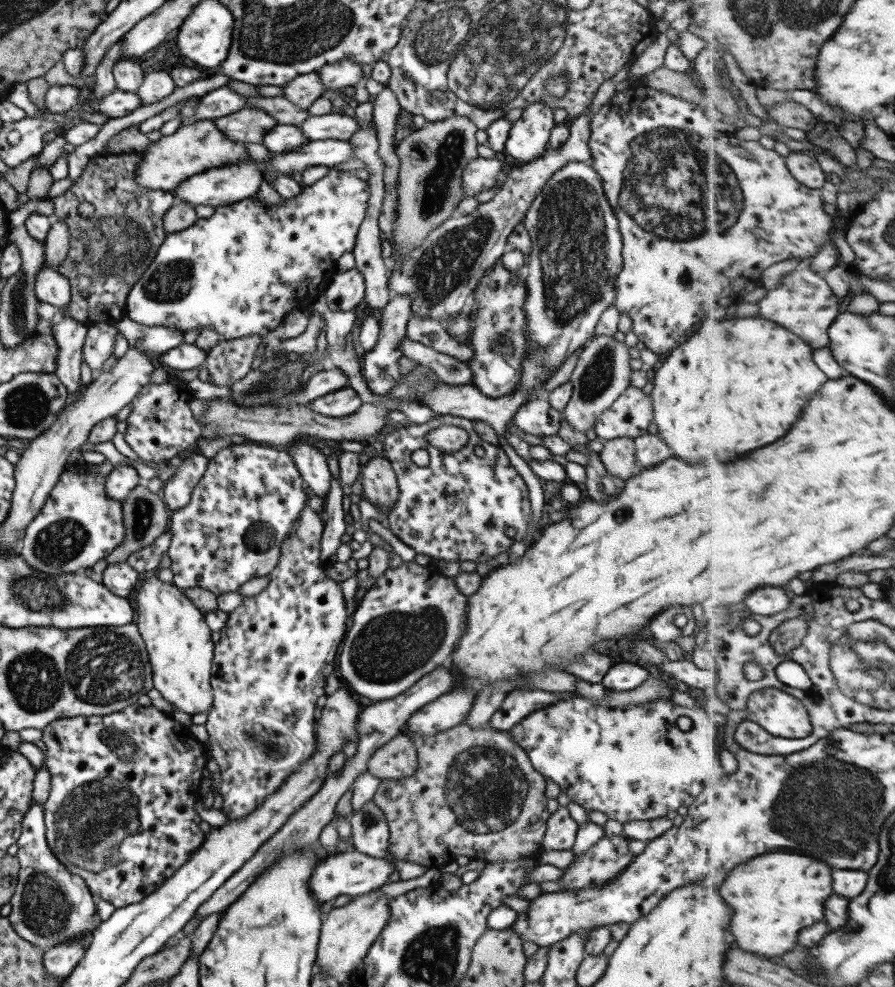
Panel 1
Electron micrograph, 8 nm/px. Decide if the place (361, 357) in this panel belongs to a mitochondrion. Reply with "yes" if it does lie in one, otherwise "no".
no

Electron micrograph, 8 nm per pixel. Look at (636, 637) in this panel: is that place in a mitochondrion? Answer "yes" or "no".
no

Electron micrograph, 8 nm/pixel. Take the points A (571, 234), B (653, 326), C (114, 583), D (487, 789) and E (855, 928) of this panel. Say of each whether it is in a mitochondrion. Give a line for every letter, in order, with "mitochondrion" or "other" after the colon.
A: mitochondrion
B: other
C: other
D: mitochondrion
E: mitochondrion

